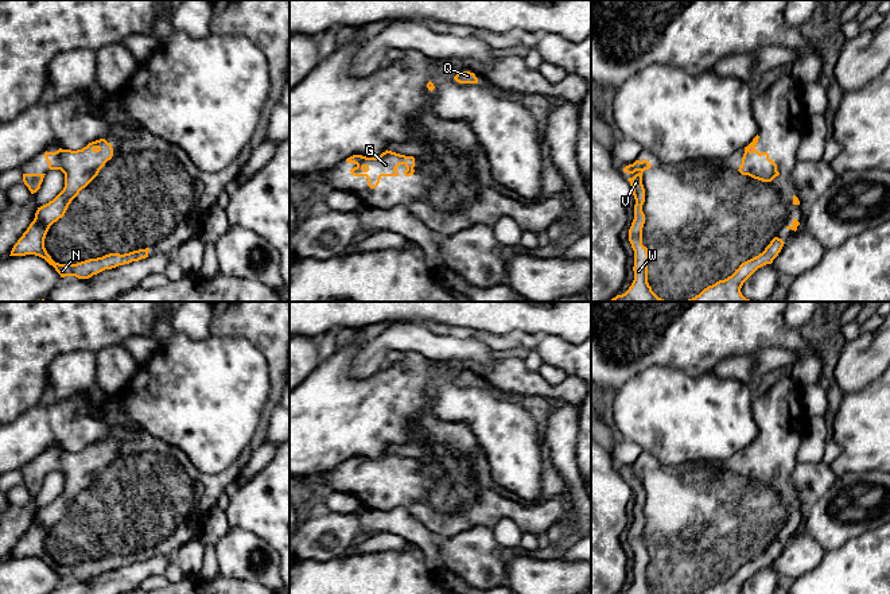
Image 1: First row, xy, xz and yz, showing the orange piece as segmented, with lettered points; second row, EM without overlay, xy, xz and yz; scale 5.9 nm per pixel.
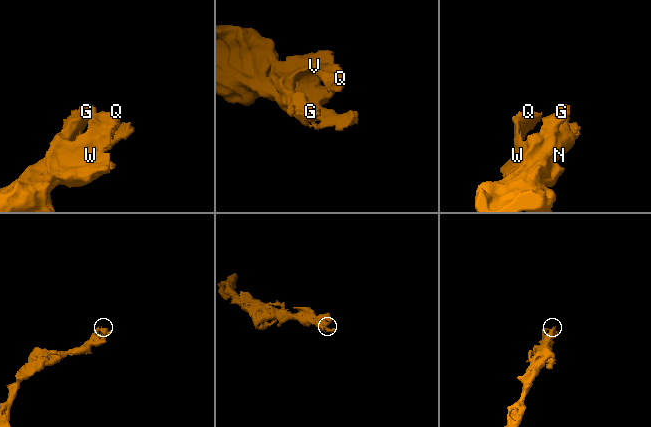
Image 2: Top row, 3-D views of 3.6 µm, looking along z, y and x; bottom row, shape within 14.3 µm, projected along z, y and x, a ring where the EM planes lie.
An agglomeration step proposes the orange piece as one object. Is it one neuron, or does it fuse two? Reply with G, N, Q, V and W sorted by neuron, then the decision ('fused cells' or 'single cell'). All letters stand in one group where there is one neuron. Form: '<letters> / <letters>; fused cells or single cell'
G N Q V W; single cell

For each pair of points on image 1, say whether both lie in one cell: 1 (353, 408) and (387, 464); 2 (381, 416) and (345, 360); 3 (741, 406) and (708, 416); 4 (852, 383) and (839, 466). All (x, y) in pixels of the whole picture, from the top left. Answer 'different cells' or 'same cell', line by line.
1: different cells
2: same cell
3: same cell
4: different cells

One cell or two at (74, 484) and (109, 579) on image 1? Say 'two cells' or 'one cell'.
two cells

